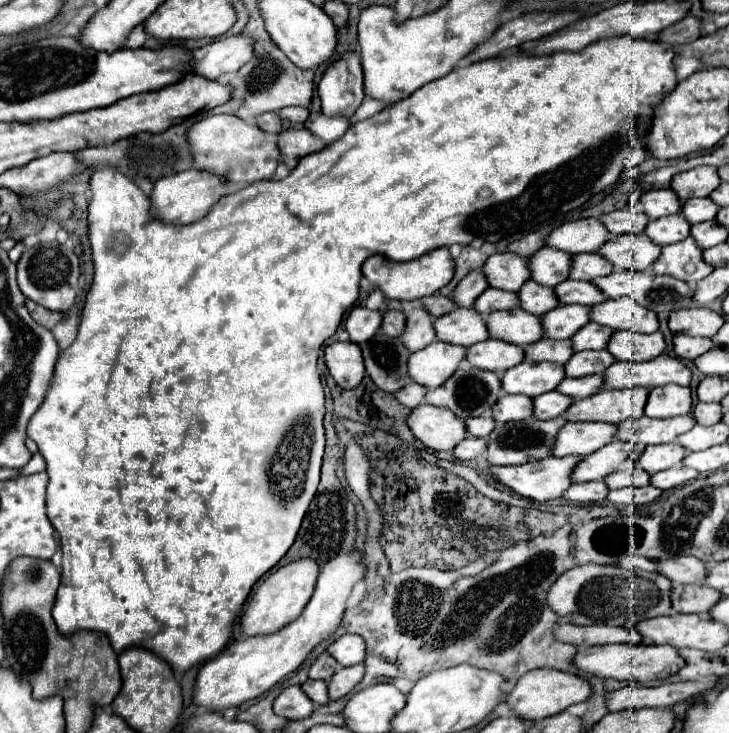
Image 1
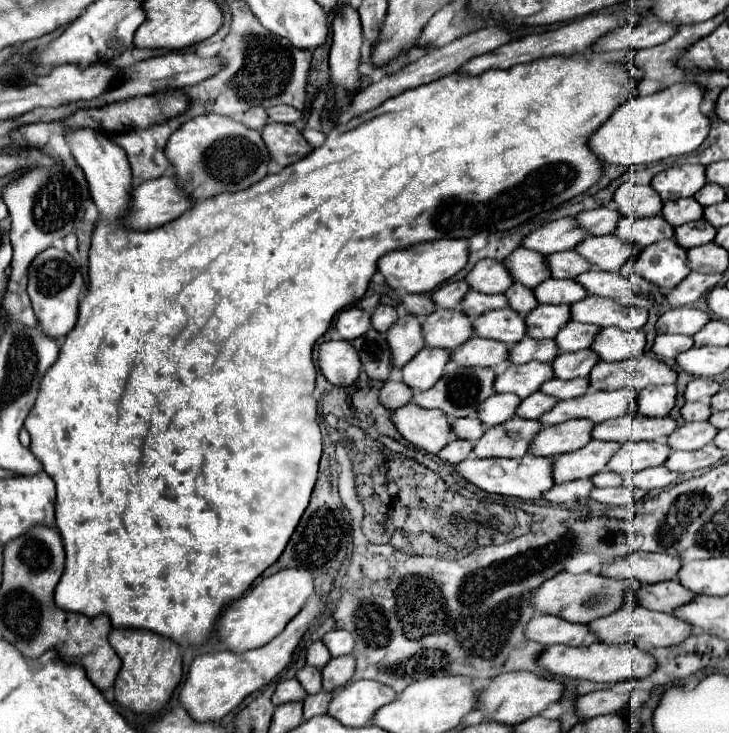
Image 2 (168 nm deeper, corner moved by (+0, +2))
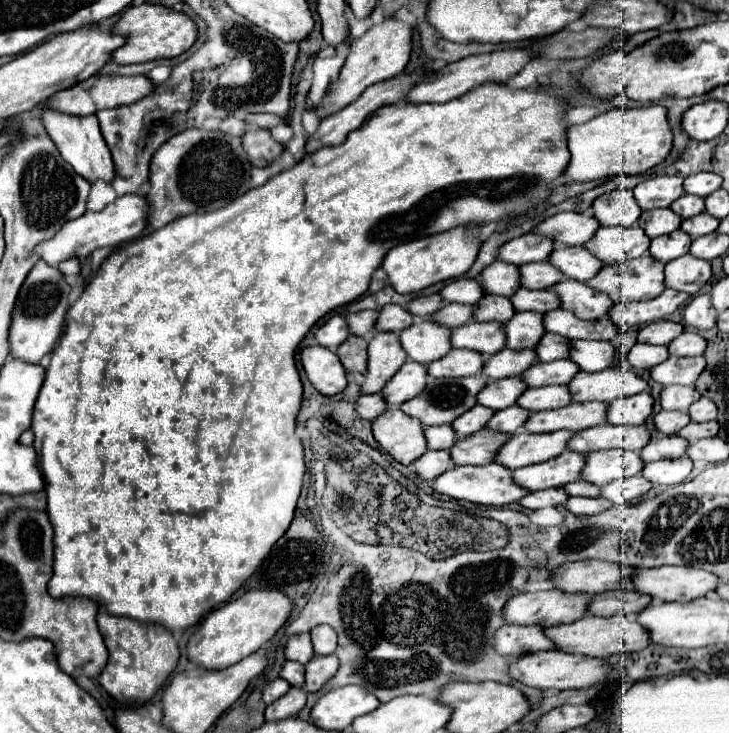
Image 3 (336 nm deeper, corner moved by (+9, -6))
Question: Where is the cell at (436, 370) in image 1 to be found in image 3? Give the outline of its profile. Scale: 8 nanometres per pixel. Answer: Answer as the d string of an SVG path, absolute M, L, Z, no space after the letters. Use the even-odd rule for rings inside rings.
M406 361L398 373L386 383L382 389L382 397L390 407L398 407L404 401L410 401L416 397L416 393L422 393L426 383L426 367L416 361Z

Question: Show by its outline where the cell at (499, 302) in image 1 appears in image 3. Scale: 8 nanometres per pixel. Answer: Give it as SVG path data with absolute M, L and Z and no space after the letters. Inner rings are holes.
M446 303L434 313L434 321L438 325L444 325L448 329L456 329L460 325L466 325L472 321L472 305L462 305L462 303Z

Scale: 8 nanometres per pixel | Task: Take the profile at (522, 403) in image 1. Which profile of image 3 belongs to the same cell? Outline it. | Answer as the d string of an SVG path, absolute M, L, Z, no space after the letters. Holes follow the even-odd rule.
M476 405L468 413L460 415L456 421L452 421L452 429L456 431L456 437L458 439L464 439L464 437L480 431L490 421L492 415L494 415L492 409L486 409L482 405Z

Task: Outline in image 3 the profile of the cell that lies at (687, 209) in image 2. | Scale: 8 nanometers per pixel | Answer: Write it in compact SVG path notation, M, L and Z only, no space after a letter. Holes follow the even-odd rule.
M650 209L642 211L638 225L644 229L644 233L648 233L648 237L658 237L676 231L680 227L680 221L682 219L670 209Z

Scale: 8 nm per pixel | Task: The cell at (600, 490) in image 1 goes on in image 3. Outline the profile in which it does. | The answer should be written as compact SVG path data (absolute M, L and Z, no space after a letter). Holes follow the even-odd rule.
M542 489L542 491L534 491L534 493L528 493L524 495L518 503L530 511L534 509L542 509L542 507L558 507L558 505L564 505L568 499L568 495L564 493L564 489Z

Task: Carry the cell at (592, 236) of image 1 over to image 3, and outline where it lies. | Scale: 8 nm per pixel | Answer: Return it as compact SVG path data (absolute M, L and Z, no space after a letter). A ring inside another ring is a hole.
M526 233L522 237L516 237L508 243L504 243L498 251L498 259L520 267L524 263L548 259L552 249L554 249L554 243L548 237L540 237L536 233Z

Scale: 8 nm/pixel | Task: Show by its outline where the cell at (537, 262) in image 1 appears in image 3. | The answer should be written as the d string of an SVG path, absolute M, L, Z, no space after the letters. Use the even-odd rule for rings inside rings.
M494 261L478 275L478 281L486 293L510 297L520 287L520 273L518 267L504 261Z

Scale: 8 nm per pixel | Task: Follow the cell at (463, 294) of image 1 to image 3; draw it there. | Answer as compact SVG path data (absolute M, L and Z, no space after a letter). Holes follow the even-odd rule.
M422 295L422 297L416 297L408 303L408 311L412 315L422 315L422 317L430 317L438 307L442 305L442 299L436 297L436 295Z

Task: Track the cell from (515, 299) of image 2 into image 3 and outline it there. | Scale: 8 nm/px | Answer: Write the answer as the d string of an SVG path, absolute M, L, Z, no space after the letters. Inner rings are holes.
M484 295L476 303L474 309L476 309L474 321L478 321L478 323L486 323L486 321L506 323L514 315L514 307L512 307L510 299L500 297L500 295Z

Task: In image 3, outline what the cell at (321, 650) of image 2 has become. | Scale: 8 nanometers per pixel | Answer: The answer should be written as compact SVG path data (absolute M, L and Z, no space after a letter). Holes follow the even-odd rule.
M308 633L290 635L286 645L284 645L284 655L286 655L286 659L292 659L292 661L298 661L298 663L308 663L314 655L310 635Z

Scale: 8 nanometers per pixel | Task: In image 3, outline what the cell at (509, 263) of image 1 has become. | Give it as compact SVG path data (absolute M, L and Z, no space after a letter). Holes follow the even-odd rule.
M456 279L450 281L448 285L444 285L438 293L446 303L466 303L466 305L476 305L476 301L480 301L484 297L482 287L478 285L476 279Z

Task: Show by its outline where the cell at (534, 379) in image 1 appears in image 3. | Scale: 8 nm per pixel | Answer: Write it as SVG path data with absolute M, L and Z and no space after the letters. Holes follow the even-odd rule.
M520 377L488 381L488 385L482 389L482 393L476 399L480 405L484 405L488 409L500 411L500 409L514 405L524 389L526 389L526 383Z

